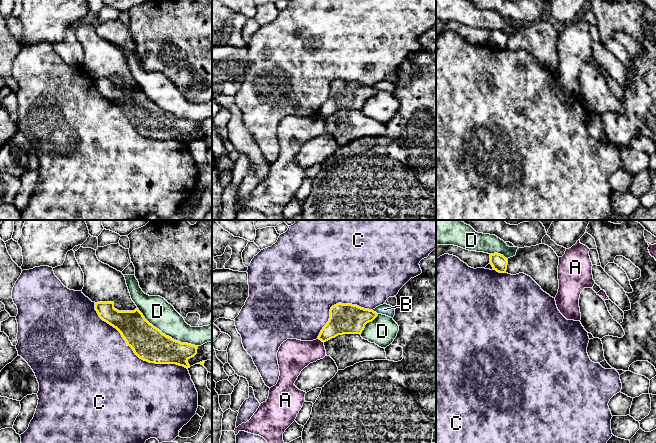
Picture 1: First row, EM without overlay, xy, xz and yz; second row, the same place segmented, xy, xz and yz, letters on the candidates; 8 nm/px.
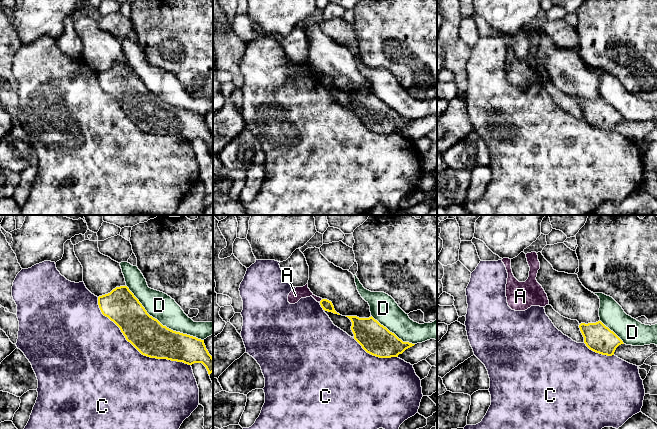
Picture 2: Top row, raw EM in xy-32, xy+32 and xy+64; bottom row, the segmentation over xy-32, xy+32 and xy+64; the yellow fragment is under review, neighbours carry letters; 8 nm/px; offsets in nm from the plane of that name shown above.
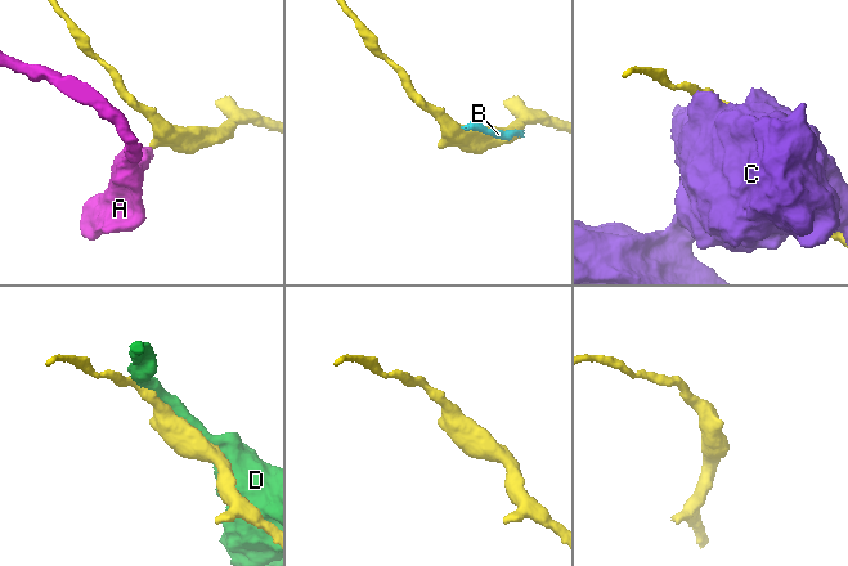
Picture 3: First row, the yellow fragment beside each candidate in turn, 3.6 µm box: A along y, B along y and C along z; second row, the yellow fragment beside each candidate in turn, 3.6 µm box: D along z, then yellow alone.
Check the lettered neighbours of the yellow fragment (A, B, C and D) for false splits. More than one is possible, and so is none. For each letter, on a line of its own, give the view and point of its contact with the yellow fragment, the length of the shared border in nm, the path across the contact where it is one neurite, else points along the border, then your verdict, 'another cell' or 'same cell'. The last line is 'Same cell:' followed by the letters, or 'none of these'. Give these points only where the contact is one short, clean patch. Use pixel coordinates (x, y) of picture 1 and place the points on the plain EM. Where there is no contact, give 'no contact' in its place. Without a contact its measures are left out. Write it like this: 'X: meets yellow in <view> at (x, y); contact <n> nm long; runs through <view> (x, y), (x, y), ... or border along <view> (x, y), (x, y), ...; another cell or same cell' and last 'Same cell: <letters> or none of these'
A: meets yellow in xz at (321, 116); contact 60 nm long; border along xz (318, 114), (323, 118); another cell
B: meets yellow in xz at (375, 88); contact 60 nm long; another cell
C: meets yellow in xy at (134, 128); contact 900 nm long; another cell
D: meets yellow in xy at (165, 111); contact 550 nm long; another cell
Same cell: none of these

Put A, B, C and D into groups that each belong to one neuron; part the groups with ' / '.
A / B / C / D

